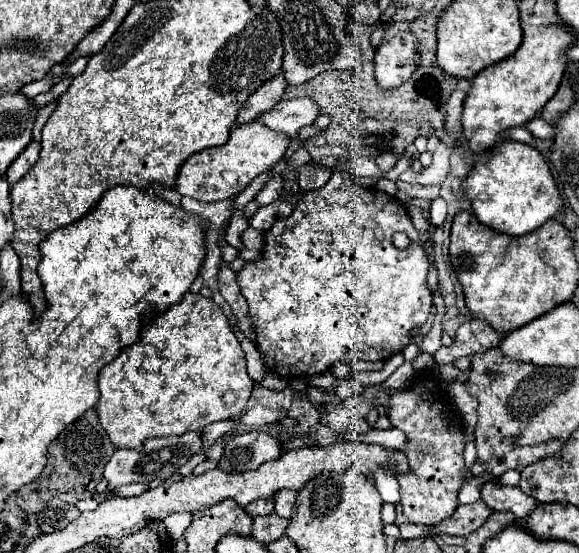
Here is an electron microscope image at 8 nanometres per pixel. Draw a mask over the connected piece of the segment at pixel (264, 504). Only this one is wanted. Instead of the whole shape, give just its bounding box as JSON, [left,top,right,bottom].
[245,498,273,518]

